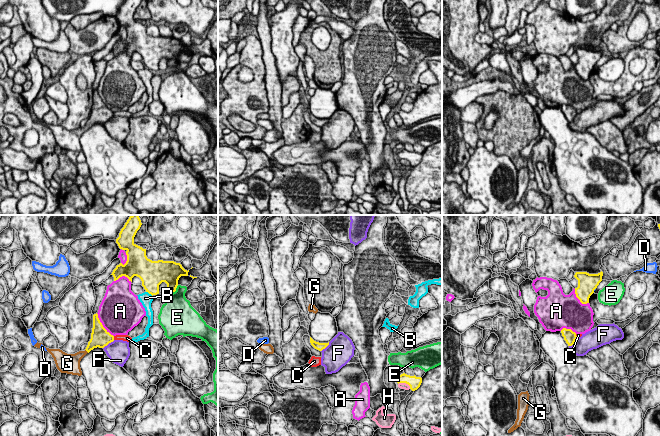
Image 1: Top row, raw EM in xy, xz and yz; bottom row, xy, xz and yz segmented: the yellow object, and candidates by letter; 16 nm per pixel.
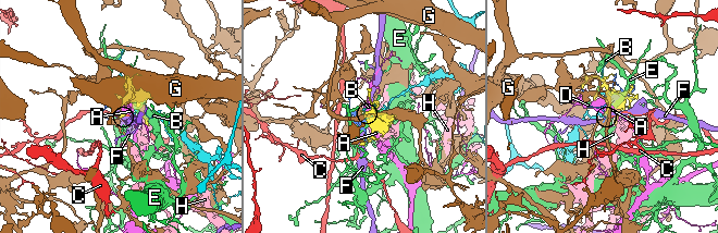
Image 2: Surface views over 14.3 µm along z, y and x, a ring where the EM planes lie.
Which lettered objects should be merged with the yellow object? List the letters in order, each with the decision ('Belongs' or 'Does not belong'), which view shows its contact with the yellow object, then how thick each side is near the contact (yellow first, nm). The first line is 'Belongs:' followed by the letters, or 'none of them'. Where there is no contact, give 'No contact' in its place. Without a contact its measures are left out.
Belongs: G
A: Does not belong. Touches yellow in xy. Thickness 300 nm (yellow) against 480 nm
B: Does not belong. Touches yellow in xy. Thickness 340 nm (yellow) against 200 nm
C: Does not belong. Touches yellow in xy. Thickness 300 nm (yellow) against 100 nm
D: Does not belong. Touches yellow in yz. Thickness 320 nm (yellow) against 30 nm
E: Does not belong. Touches yellow in xy. Thickness 280 nm (yellow) against 360 nm
F: Does not belong. Touches yellow in xy. Thickness 300 nm (yellow) against 380 nm
G: Belongs. Touches yellow in xy. Thickness 220 nm (yellow) against 190 nm
H: Does not belong. Touches yellow in xz. Thickness 200 nm (yellow) against 100 nm

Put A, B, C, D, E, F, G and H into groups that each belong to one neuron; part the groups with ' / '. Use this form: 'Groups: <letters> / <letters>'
Groups: A / B / C / D / E / F / G / H

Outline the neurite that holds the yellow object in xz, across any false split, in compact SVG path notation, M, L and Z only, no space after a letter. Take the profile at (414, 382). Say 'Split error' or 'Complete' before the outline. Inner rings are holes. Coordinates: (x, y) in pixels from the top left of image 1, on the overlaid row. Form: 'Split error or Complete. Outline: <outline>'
Complete. Outline: M403 373L397 377L396 382L398 384L399 383L406 383L410 386L410 389L412 391L415 391L420 387L421 383L422 383L422 378L416 377L415 375L410 376L410 375Z

